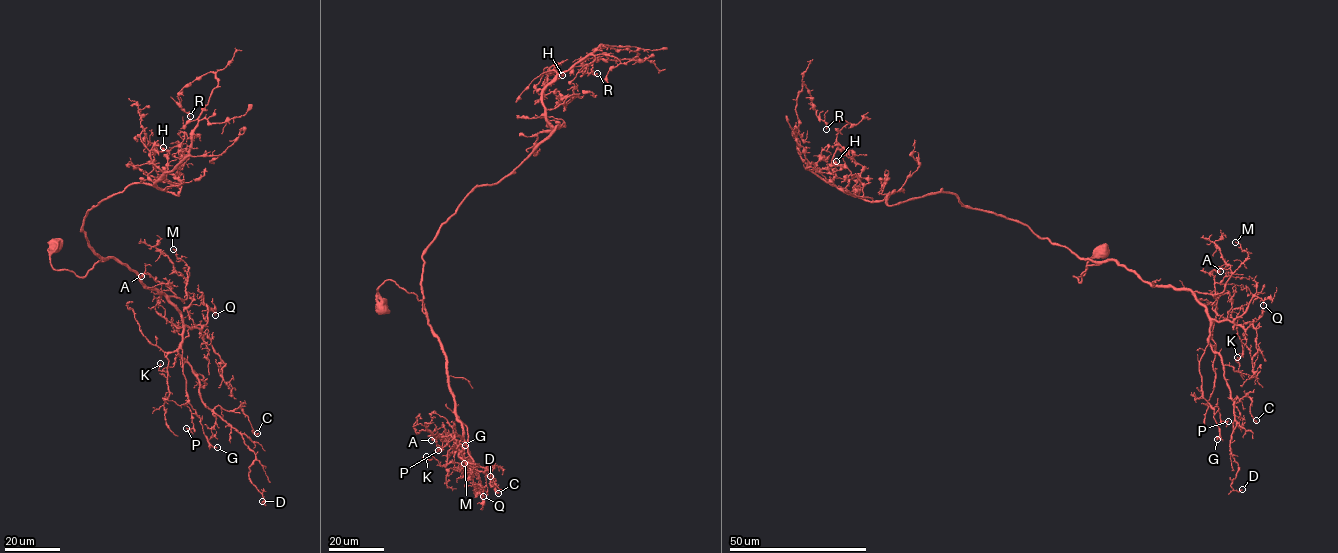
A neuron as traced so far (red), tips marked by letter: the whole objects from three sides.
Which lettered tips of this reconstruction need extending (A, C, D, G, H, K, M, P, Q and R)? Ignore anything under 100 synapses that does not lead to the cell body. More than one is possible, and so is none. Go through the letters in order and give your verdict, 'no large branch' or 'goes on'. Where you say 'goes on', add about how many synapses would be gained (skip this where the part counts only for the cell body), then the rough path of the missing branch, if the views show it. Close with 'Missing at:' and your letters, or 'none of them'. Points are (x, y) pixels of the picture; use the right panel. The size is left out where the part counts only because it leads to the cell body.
A: no large branch
C: no large branch
D: no large branch
G: no large branch
H: no large branch
K: no large branch
M: no large branch
P: no large branch
Q: no large branch
R: no large branch
Missing at: none of them

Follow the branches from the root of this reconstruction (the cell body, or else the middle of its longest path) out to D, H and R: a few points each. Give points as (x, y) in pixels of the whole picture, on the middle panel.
D: (382, 307), (387, 280), (422, 301), (463, 430), (451, 435), (459, 456), (497, 465), (490, 476)
H: (382, 307), (392, 280), (425, 312), (422, 252), (557, 128), (543, 89), (553, 65), (562, 75)
R: (382, 307), (392, 280), (425, 312), (422, 252), (557, 128), (546, 85), (601, 45), (638, 53), (597, 73)

